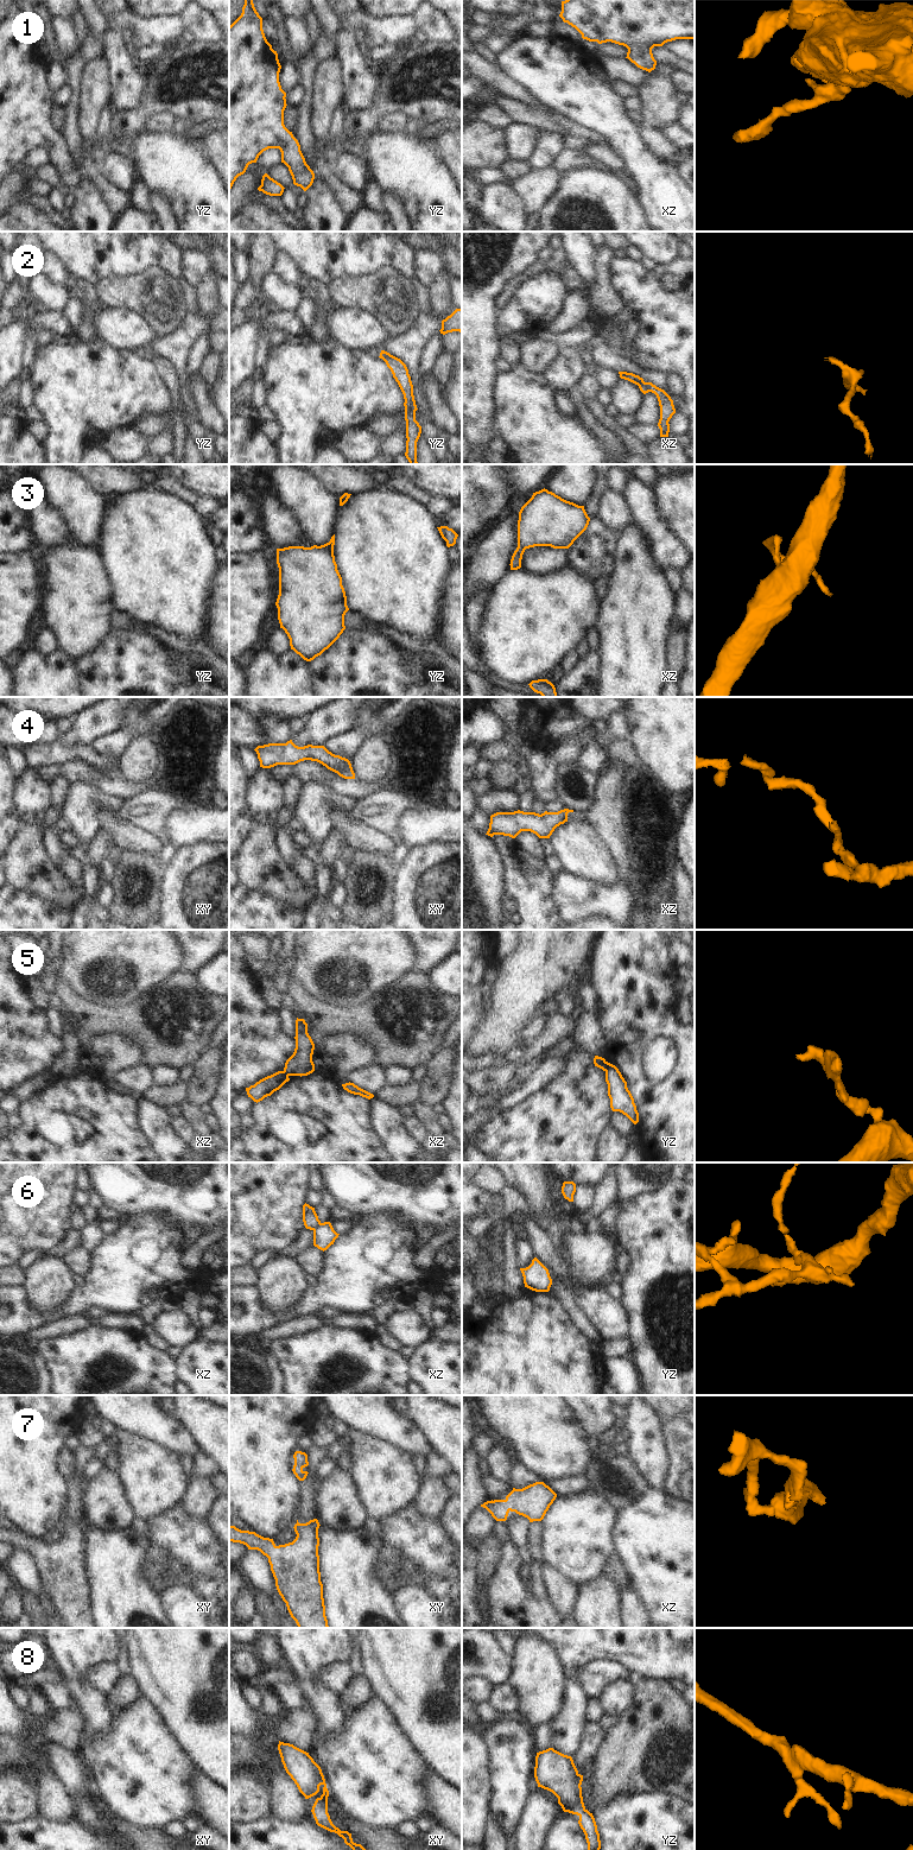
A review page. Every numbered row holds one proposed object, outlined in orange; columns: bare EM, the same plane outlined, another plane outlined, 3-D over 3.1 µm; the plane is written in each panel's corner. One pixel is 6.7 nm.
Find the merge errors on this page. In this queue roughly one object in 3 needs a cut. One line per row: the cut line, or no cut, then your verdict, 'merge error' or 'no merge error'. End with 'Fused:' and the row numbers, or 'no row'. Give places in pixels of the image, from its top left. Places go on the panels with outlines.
1: cut none; no merge error
2: cut xz (645, 382), (651, 391); merge error
3: cut none; no merge error
4: cut none; no merge error
5: cut yz (607, 1062), (604, 1070); merge error
6: cut xz (321, 1223), (312, 1229); merge error
7: cut none; no merge error
8: cut none; no merge error
Fused: 2, 5, 6

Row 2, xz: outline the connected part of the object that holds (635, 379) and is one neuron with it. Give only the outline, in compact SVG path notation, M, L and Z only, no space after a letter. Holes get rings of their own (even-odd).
M619 372L620 374L620 378L621 379L624 379L624 380L628 380L635 385L639 386L640 391L646 394L648 392L651 392L646 385L646 382L643 381L642 378L640 378L639 375L635 375L633 373L627 373L627 372Z

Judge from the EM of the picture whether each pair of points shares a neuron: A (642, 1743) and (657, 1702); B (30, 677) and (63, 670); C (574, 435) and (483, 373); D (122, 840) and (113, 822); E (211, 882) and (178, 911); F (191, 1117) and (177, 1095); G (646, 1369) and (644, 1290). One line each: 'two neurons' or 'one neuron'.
A: one neuron
B: one neuron
C: two neurons
D: one neuron
E: one neuron
F: two neurons
G: one neuron

